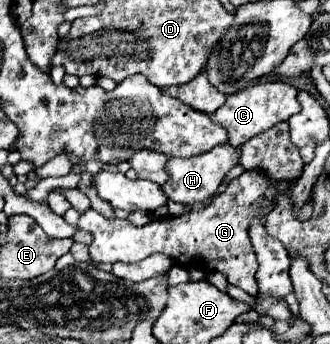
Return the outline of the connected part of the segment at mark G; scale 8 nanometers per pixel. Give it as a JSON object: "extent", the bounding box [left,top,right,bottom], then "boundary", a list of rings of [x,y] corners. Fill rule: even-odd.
{"extent":[79,170,283,297],"boundary":[[[246,170],[236,179],[233,179],[227,189],[215,197],[205,209],[189,211],[179,217],[159,217],[149,221],[143,227],[133,225],[127,219],[107,219],[101,213],[89,209],[81,215],[79,227],[93,235],[93,243],[89,247],[91,259],[101,263],[139,263],[153,253],[163,253],[173,259],[183,269],[201,269],[205,273],[223,273],[227,275],[229,285],[241,287],[249,295],[256,297],[258,286],[255,279],[259,264],[253,245],[249,241],[247,229],[253,215],[267,214],[271,207],[275,207],[276,199],[283,189],[283,181],[269,177],[263,171]],[[269,181],[275,181],[275,195],[266,201],[264,195],[269,187]]]}

